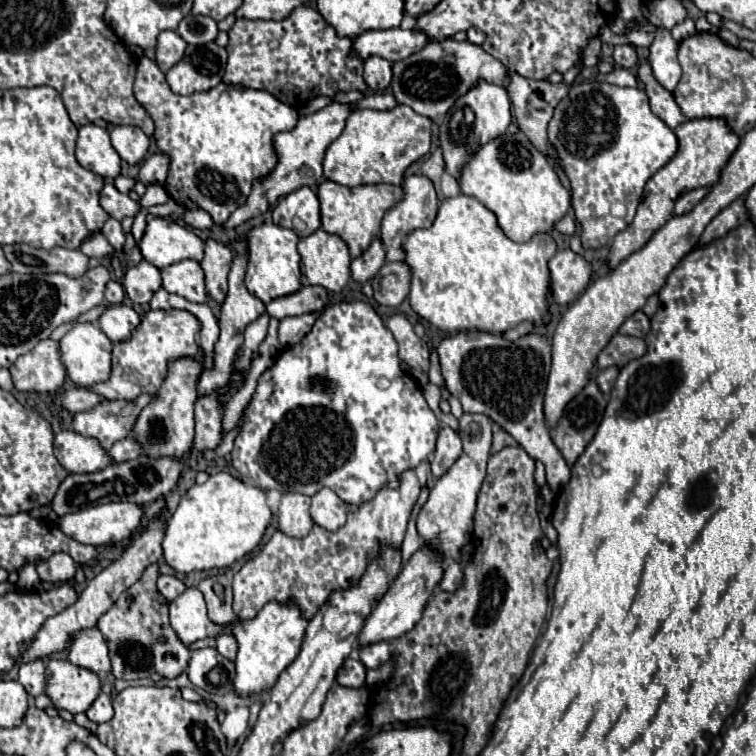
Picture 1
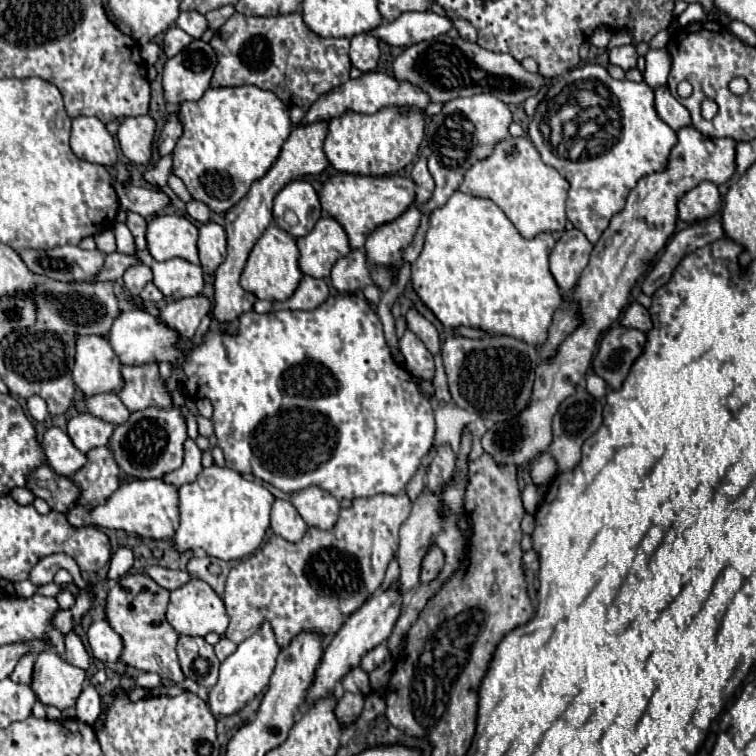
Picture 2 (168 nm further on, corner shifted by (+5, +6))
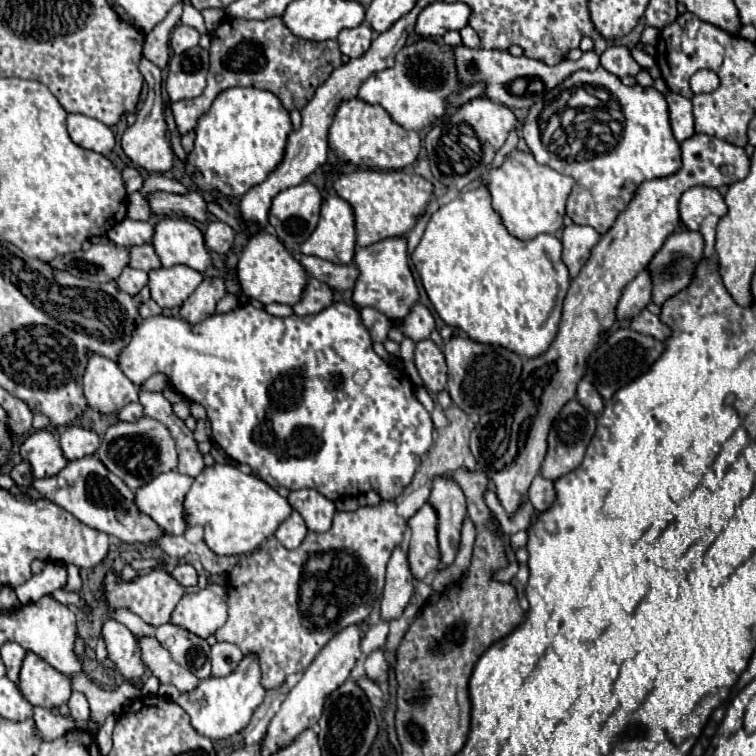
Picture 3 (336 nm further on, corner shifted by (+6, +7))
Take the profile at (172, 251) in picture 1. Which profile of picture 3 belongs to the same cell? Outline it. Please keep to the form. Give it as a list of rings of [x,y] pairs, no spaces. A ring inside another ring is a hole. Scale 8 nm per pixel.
[[[164,218],[156,224],[152,246],[164,268],[184,264],[198,272],[210,266],[210,252],[206,250],[202,232],[184,218]]]

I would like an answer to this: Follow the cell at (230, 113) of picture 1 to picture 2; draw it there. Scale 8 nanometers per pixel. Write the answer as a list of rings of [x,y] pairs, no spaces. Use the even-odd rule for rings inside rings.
[[[255,85],[207,89],[199,101],[185,101],[179,105],[177,113],[183,123],[183,135],[173,151],[173,173],[183,179],[193,199],[203,201],[215,213],[229,211],[249,191],[251,183],[269,171],[293,127],[287,105],[271,91],[263,91]]]

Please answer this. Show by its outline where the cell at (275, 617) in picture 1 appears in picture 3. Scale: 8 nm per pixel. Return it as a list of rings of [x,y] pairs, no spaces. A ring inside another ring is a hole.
[[[244,654],[240,664],[228,674],[228,676],[210,676],[200,682],[200,686],[188,694],[182,694],[176,702],[190,714],[192,726],[212,738],[228,738],[236,732],[240,732],[252,718],[254,710],[260,706],[264,698],[264,686],[262,686],[262,672],[260,672],[260,660],[256,654]]]

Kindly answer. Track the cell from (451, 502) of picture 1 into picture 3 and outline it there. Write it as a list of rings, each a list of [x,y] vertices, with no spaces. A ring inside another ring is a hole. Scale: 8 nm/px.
[[[396,546],[386,570],[386,586],[382,594],[382,618],[400,618],[404,608],[410,604],[414,594],[414,576],[408,564],[408,552]]]

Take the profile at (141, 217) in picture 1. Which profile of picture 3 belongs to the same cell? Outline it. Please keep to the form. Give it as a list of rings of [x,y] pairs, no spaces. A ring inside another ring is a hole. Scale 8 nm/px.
[[[152,244],[130,246],[130,248],[128,248],[128,254],[130,254],[128,266],[132,266],[132,268],[150,272],[150,270],[162,266],[162,264],[160,264],[160,258],[156,256],[156,252],[154,252],[154,248],[152,248]]]

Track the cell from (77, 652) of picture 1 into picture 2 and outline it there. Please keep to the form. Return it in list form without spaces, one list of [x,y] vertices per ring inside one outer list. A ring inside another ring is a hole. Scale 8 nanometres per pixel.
[[[95,621],[91,623],[89,631],[87,631],[87,639],[91,645],[91,651],[97,659],[101,659],[103,663],[107,661],[119,661],[121,659],[121,651],[123,651],[123,639],[121,635],[117,635],[113,631],[113,627],[109,625],[109,621]]]

